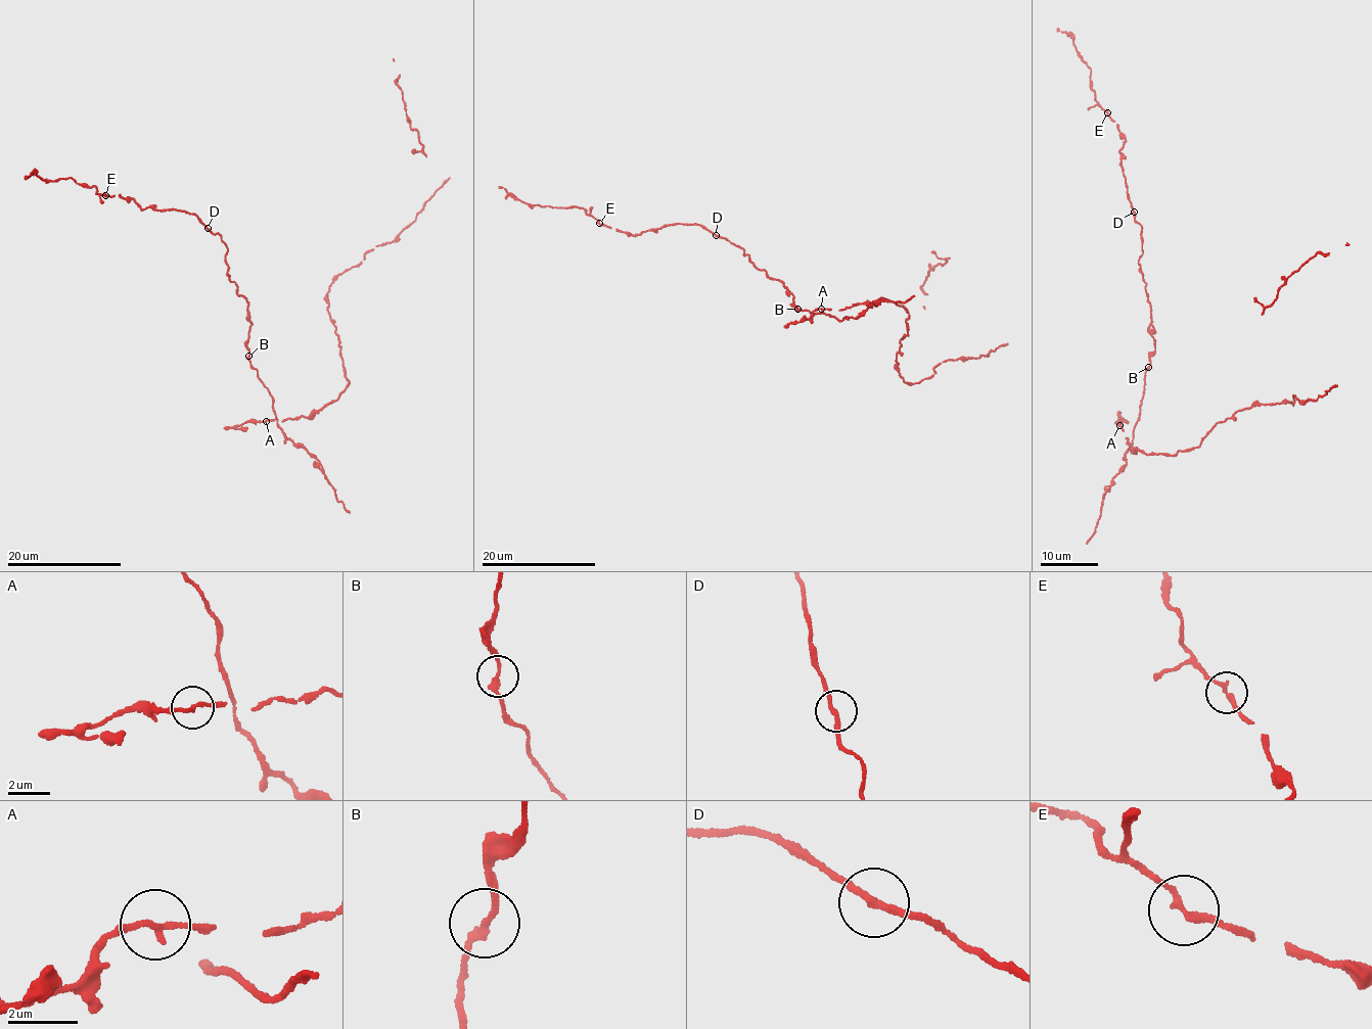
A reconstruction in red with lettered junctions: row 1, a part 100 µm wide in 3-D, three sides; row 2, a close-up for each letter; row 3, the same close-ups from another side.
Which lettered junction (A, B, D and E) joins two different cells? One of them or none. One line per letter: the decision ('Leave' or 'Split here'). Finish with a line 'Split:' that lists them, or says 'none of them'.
A: Leave
B: Leave
D: Leave
E: Leave
Split: none of them

